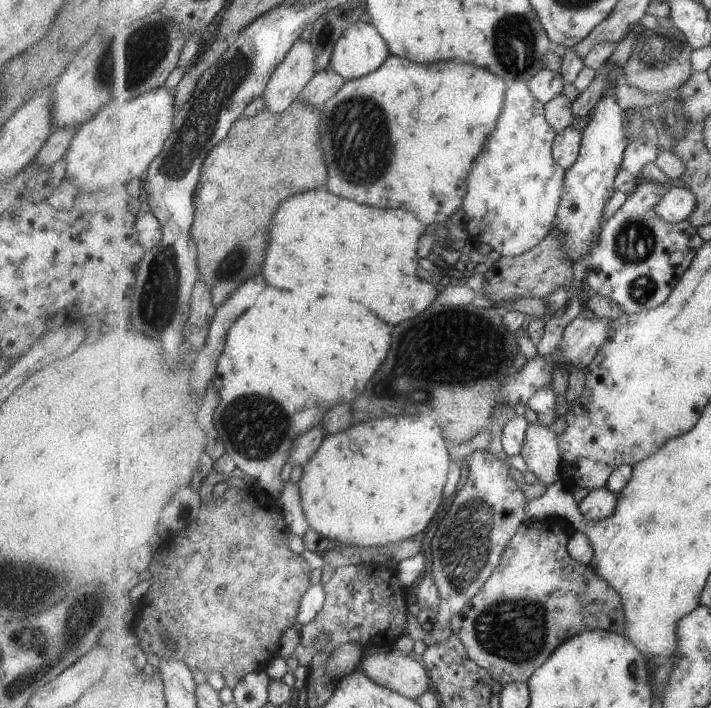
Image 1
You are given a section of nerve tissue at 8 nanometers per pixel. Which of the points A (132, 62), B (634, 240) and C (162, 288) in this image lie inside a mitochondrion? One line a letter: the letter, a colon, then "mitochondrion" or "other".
A: mitochondrion
B: mitochondrion
C: mitochondrion

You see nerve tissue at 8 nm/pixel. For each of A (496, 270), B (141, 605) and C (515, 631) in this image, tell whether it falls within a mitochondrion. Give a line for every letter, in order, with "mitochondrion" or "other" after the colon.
A: other
B: other
C: mitochondrion

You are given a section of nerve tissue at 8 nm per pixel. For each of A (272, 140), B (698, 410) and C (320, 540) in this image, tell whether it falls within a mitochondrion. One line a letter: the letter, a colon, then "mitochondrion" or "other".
A: other
B: other
C: other

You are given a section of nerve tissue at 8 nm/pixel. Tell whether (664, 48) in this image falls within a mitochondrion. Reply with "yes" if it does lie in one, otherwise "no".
yes

